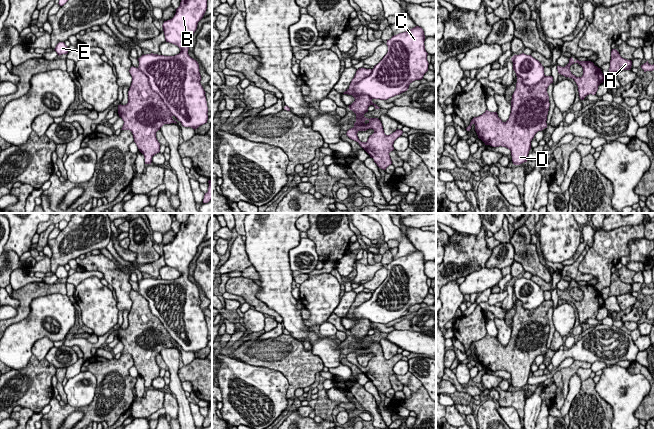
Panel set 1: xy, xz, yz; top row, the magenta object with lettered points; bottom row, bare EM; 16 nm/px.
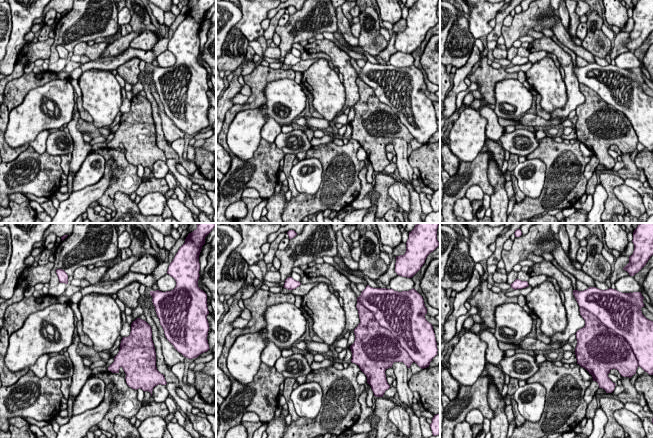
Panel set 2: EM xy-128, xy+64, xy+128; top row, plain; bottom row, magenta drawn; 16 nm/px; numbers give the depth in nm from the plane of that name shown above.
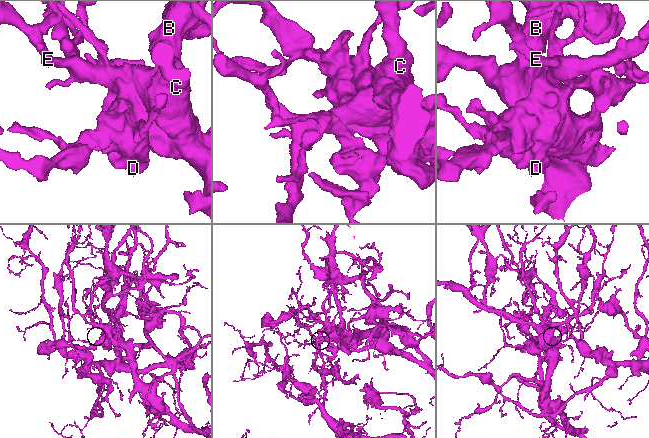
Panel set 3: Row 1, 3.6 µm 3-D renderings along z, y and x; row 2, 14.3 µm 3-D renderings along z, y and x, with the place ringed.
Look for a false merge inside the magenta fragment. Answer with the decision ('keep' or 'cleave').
cleave

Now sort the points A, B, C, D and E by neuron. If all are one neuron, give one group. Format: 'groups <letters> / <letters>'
groups A D / B C E

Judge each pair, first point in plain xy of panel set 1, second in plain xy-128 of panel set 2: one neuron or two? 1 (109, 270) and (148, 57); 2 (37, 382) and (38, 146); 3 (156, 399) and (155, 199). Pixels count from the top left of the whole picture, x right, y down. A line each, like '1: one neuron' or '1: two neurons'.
1: two neurons
2: two neurons
3: two neurons

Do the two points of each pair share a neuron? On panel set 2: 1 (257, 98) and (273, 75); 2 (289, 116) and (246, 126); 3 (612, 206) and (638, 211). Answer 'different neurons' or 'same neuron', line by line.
1: same neuron
2: same neuron
3: different neurons

